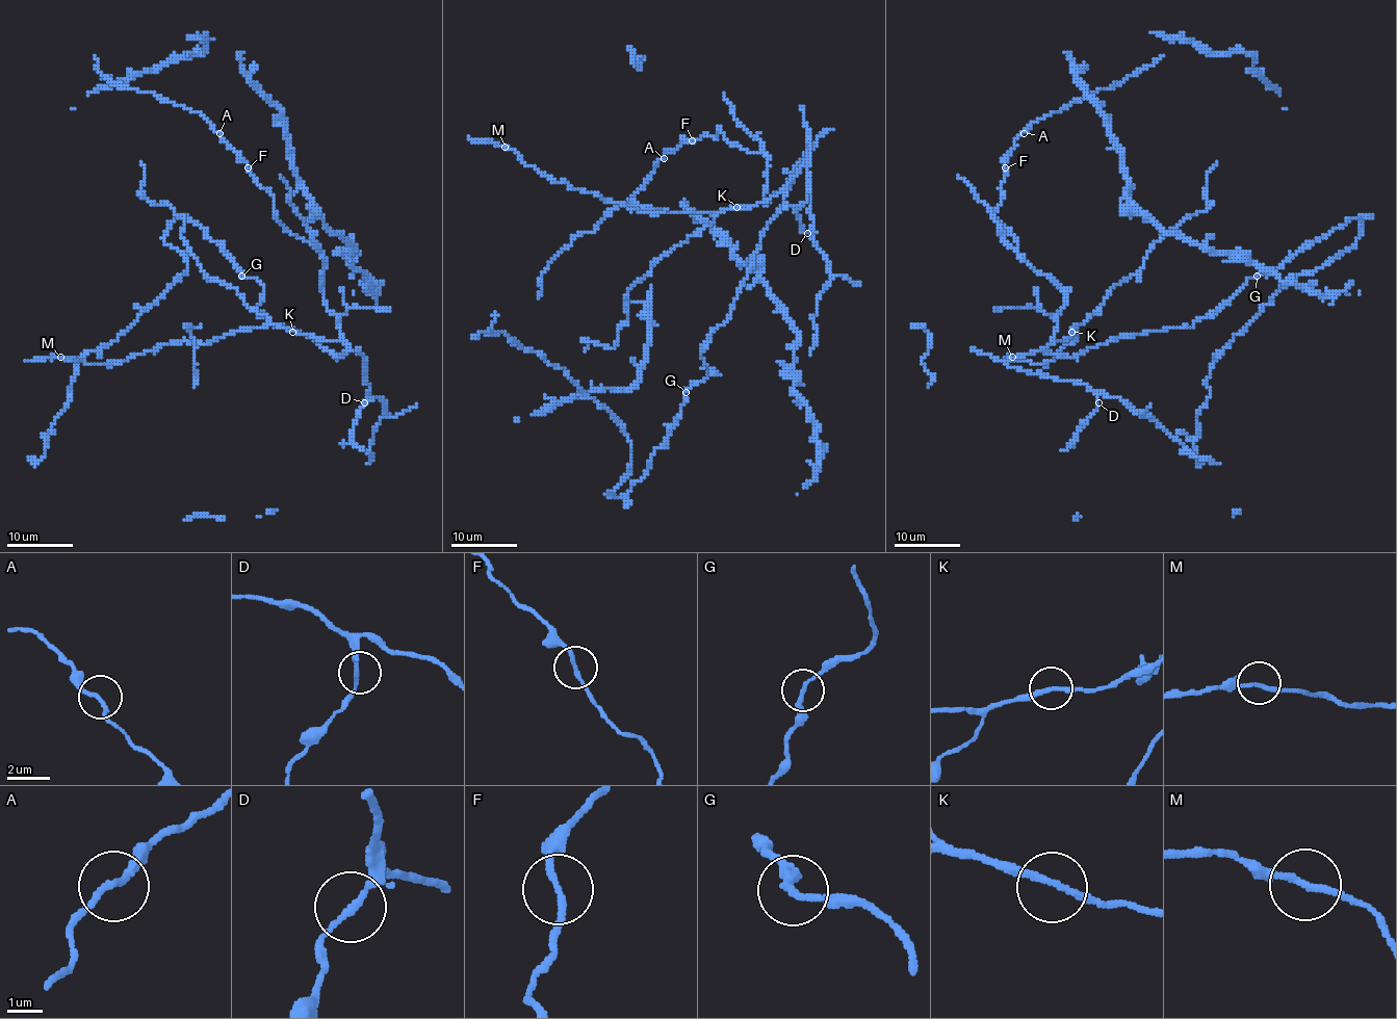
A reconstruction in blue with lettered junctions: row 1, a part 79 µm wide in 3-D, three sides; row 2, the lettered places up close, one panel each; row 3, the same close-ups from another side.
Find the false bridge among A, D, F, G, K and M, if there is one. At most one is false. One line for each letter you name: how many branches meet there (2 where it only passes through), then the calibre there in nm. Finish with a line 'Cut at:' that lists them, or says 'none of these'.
Cut at: none of these

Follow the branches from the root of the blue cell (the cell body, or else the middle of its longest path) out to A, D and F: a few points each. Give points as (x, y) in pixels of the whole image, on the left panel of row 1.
A: (344, 341), (320, 290), (325, 257), (283, 227), (275, 215), (273, 196), (220, 133)
D: (344, 341), (364, 358), (364, 376), (369, 385), (364, 402)
F: (344, 341), (337, 317), (328, 309), (320, 290), (325, 257), (283, 227), (275, 215), (273, 196), (248, 167)

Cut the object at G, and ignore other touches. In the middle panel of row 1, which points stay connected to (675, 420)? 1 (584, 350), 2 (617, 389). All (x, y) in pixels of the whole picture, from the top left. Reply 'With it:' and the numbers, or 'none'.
With it: none

